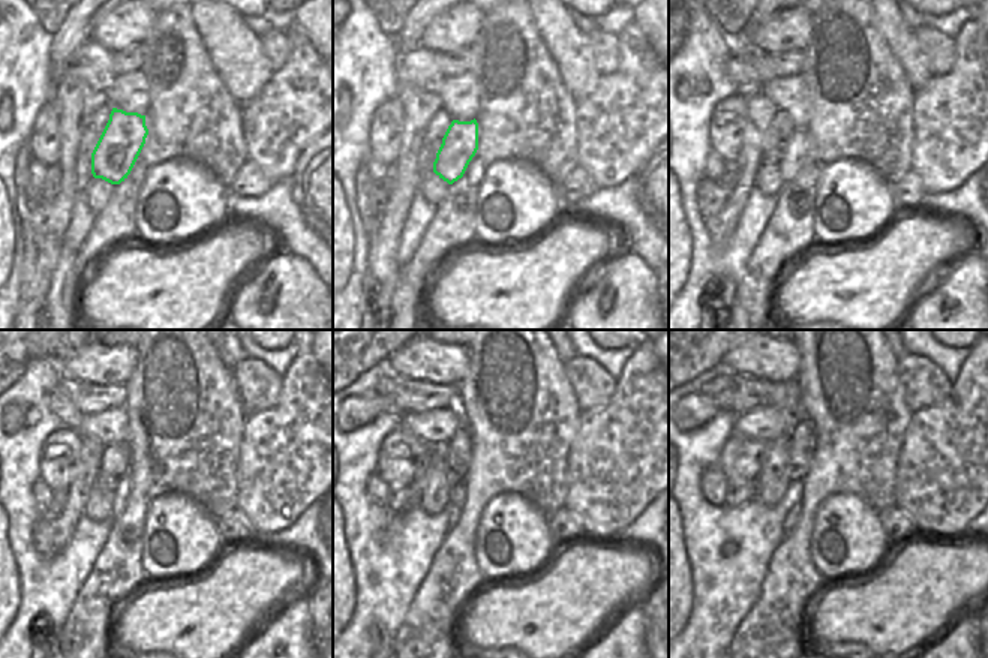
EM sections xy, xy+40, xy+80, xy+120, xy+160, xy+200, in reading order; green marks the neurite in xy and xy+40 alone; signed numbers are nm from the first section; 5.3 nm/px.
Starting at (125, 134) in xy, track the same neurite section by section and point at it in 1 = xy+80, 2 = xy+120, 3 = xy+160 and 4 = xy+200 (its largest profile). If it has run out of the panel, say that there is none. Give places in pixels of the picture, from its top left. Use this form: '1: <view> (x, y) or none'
1: xy+80 (793, 156)
2: xy+120 (122, 492)
3: xy+160 (455, 514)
4: xy+200 (792, 516)

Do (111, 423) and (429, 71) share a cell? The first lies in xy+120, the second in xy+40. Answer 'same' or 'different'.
different

